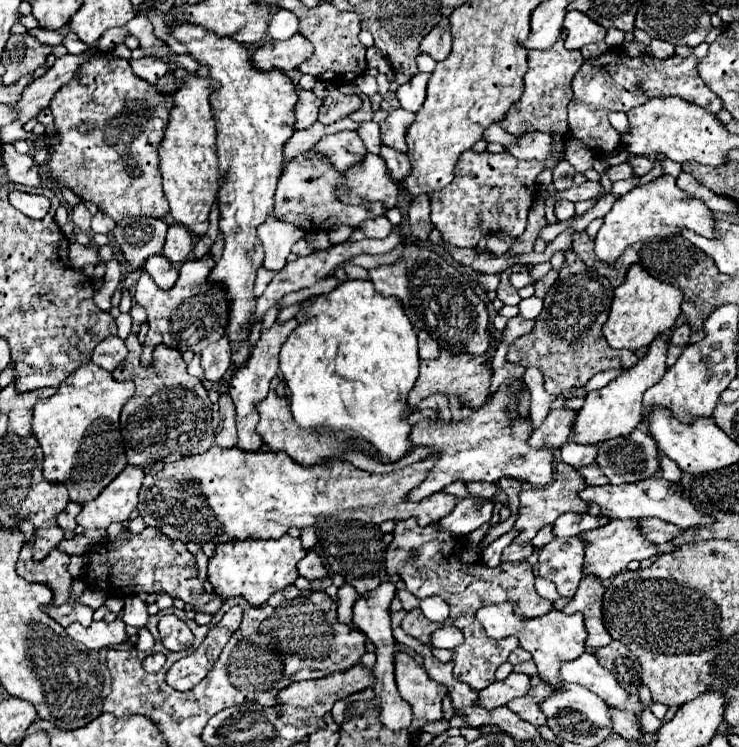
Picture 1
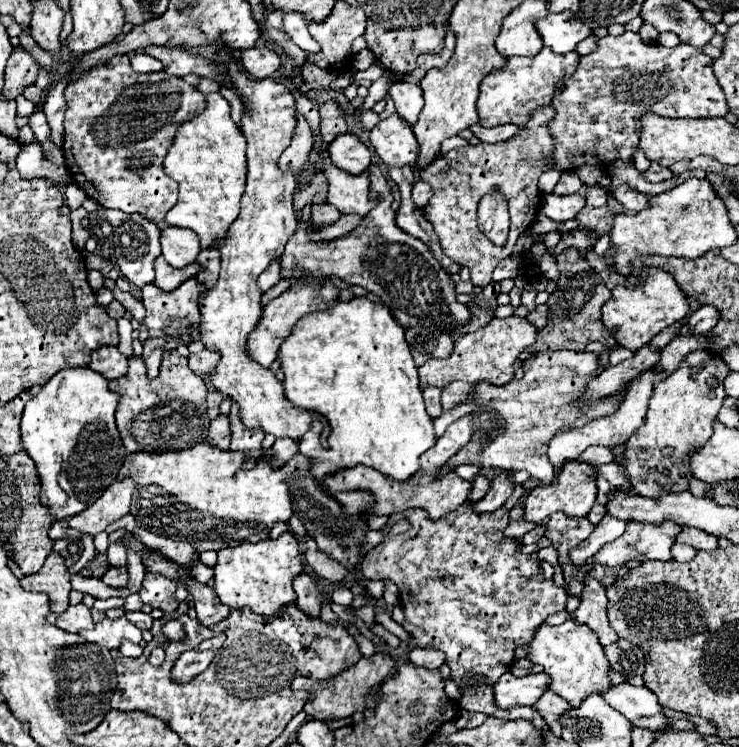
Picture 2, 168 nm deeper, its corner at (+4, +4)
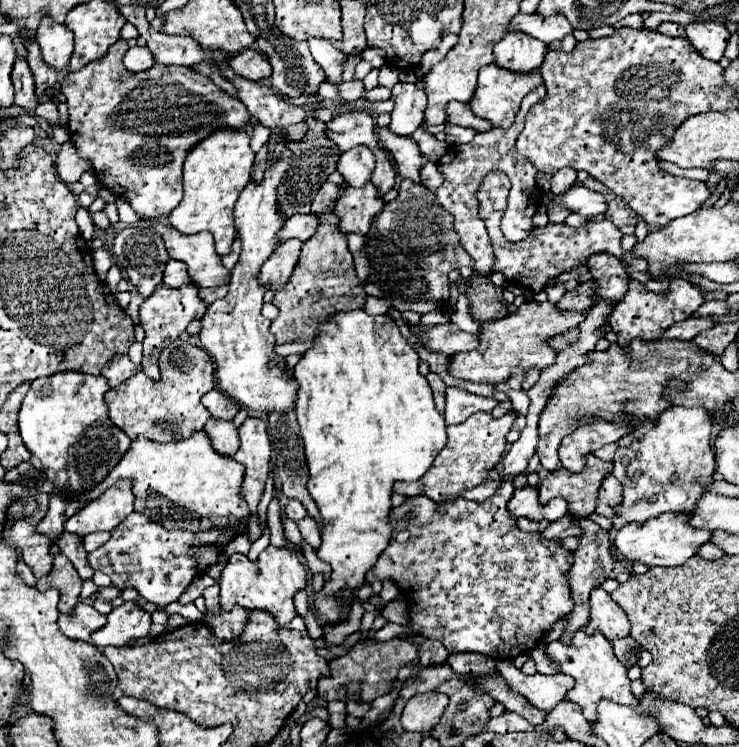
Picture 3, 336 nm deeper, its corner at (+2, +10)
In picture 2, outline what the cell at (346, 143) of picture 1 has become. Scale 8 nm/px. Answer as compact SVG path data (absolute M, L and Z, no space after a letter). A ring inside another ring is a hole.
M350 133L338 135L328 147L328 153L332 163L350 175L360 175L370 165L368 147L356 135L350 135Z

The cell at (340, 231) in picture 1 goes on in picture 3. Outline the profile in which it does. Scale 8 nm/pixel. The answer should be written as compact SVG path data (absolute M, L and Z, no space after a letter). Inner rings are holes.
M324 183L322 189L316 193L314 201L312 201L312 213L320 215L320 213L330 213L334 209L334 203L338 199L338 187L334 183Z

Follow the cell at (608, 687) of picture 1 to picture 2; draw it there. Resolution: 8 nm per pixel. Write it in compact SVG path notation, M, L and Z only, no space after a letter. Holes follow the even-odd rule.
M628 683L614 685L612 691L602 695L608 705L620 711L634 727L650 729L650 731L666 731L670 729L670 721L664 715L658 697L648 687L634 687Z

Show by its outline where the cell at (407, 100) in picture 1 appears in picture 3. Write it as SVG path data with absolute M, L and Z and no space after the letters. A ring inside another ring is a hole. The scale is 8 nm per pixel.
M396 83L392 89L392 121L390 131L398 135L412 135L420 125L426 109L426 93L416 83Z

